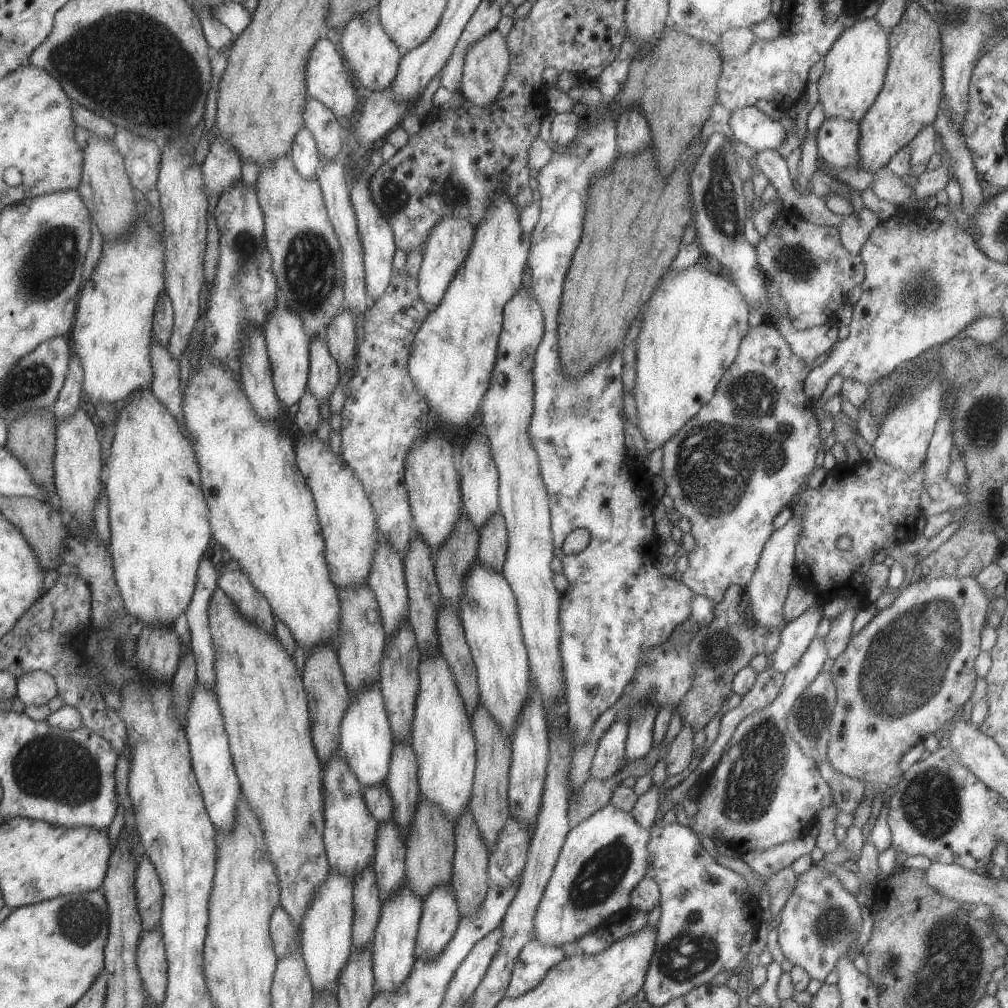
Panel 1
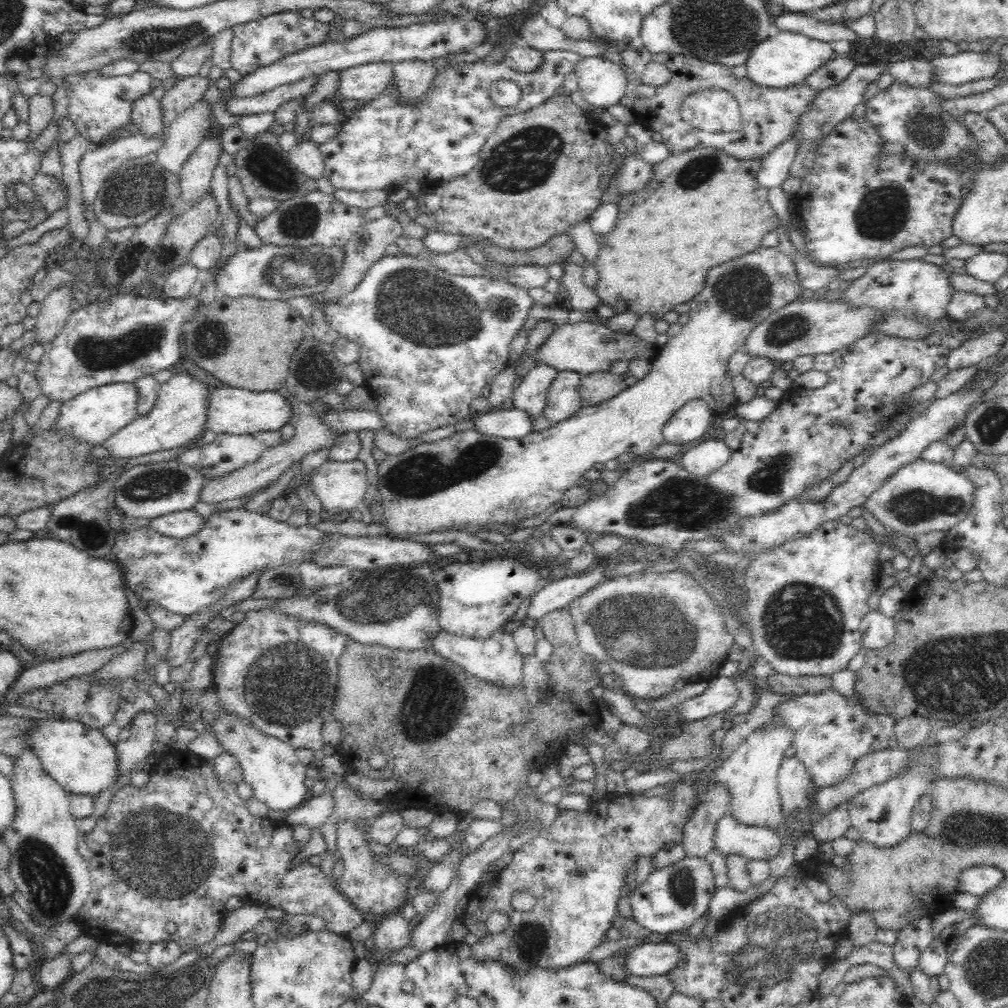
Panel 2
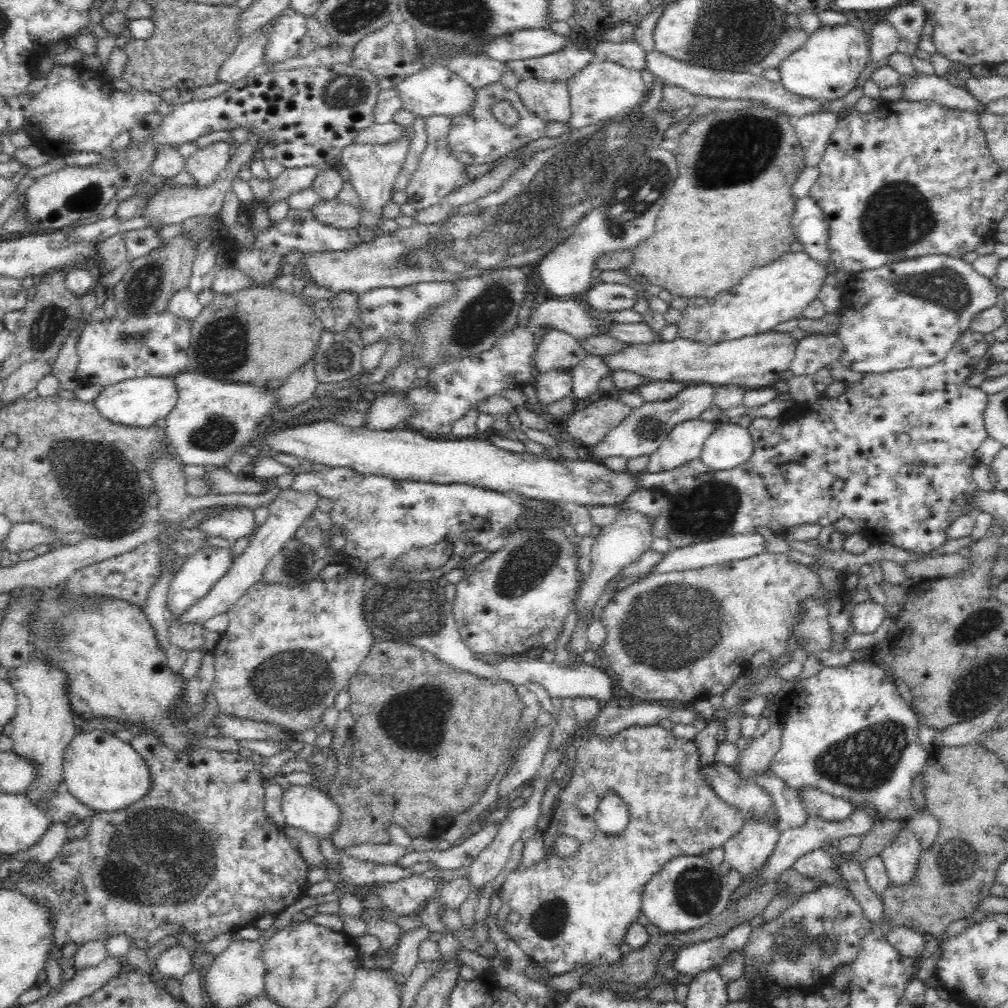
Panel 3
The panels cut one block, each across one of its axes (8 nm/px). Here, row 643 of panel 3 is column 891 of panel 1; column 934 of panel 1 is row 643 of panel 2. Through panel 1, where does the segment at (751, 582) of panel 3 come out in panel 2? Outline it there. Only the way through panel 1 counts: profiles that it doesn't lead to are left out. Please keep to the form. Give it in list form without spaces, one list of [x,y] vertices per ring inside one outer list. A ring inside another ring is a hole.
[[[686,571],[638,572],[608,578],[572,600],[566,608],[572,615],[580,650],[598,662],[610,664],[623,680],[621,690],[638,700],[650,701],[667,696],[674,691],[673,686],[680,678],[686,682],[702,682],[718,677],[720,666],[726,662],[726,650],[735,642],[726,631],[719,605]]]

